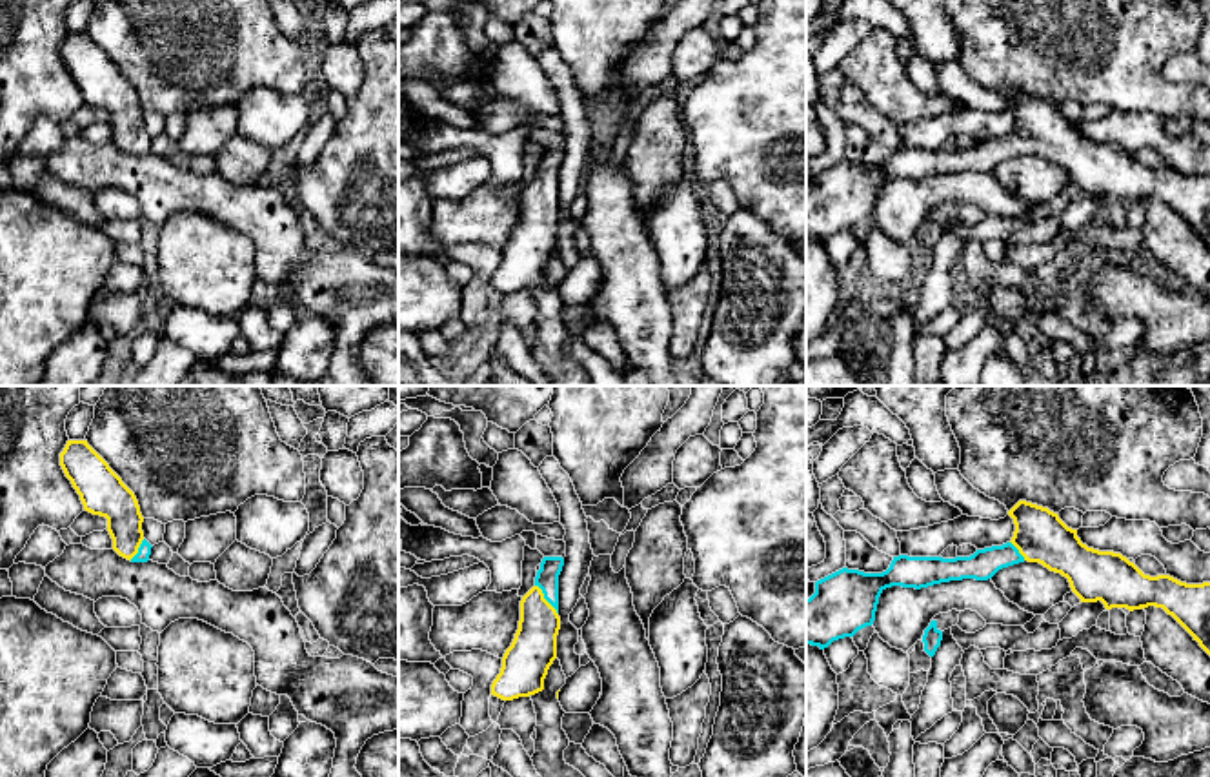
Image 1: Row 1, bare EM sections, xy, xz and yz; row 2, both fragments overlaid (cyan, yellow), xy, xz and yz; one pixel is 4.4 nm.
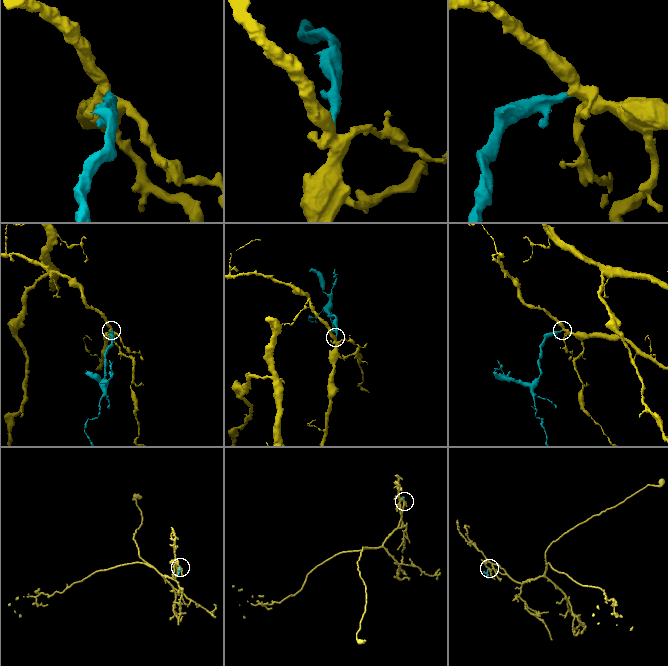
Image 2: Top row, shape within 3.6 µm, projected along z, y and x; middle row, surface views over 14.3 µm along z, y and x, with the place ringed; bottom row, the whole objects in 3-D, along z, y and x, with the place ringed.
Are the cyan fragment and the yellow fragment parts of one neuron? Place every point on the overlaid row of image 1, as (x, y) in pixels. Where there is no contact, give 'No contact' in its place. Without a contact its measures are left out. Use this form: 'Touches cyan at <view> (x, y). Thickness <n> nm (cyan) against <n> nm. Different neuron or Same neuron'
Touches cyan at xz (544, 597). Thickness 100 nm (cyan) against 200 nm. Same neuron

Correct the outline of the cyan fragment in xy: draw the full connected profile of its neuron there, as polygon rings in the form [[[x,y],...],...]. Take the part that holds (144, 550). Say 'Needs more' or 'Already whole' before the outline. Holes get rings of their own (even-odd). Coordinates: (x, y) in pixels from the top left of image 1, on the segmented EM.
Needs more. [[[67,440],[60,466],[84,510],[107,519],[113,550],[131,562],[147,562],[153,546],[144,539],[138,500],[109,464],[87,440]]]

